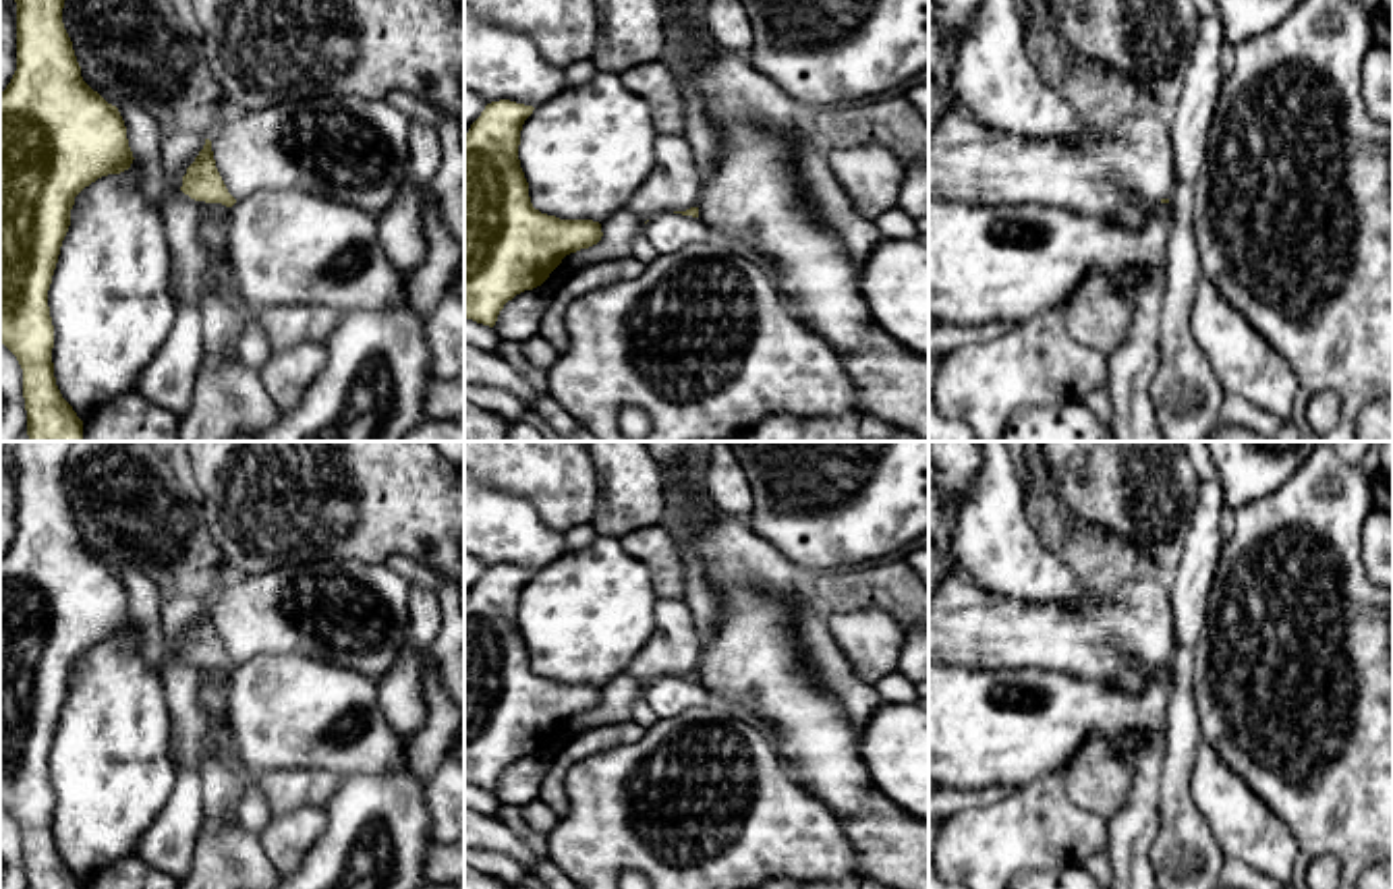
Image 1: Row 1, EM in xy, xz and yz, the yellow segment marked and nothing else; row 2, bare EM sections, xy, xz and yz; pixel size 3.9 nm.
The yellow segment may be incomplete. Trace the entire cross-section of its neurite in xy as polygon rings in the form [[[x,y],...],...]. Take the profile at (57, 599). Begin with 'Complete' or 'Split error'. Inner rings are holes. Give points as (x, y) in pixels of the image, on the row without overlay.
Complete. [[[12,441],[17,535],[0,557],[0,806],[23,833],[27,889],[83,889],[62,862],[52,827],[48,754],[75,661],[108,638],[131,632],[133,615],[116,570],[81,541],[62,472],[73,441]]]

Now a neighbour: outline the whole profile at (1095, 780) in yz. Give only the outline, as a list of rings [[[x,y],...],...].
[[[1090,734],[1086,744],[1061,769],[1068,796],[1082,808],[1109,821],[1128,800],[1130,771],[1109,744]]]

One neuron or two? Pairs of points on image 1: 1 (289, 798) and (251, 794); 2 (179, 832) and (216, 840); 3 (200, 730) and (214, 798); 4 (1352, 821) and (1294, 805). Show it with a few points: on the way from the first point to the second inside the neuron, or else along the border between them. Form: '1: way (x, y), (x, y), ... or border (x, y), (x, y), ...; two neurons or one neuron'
1: border (256, 778), (272, 815); two neurons
2: border (200, 784), (202, 829), (189, 867); two neurons
3: border (202, 757), (220, 757), (241, 786); two neurons
4: way (1338, 807), (1309, 805); one neuron

